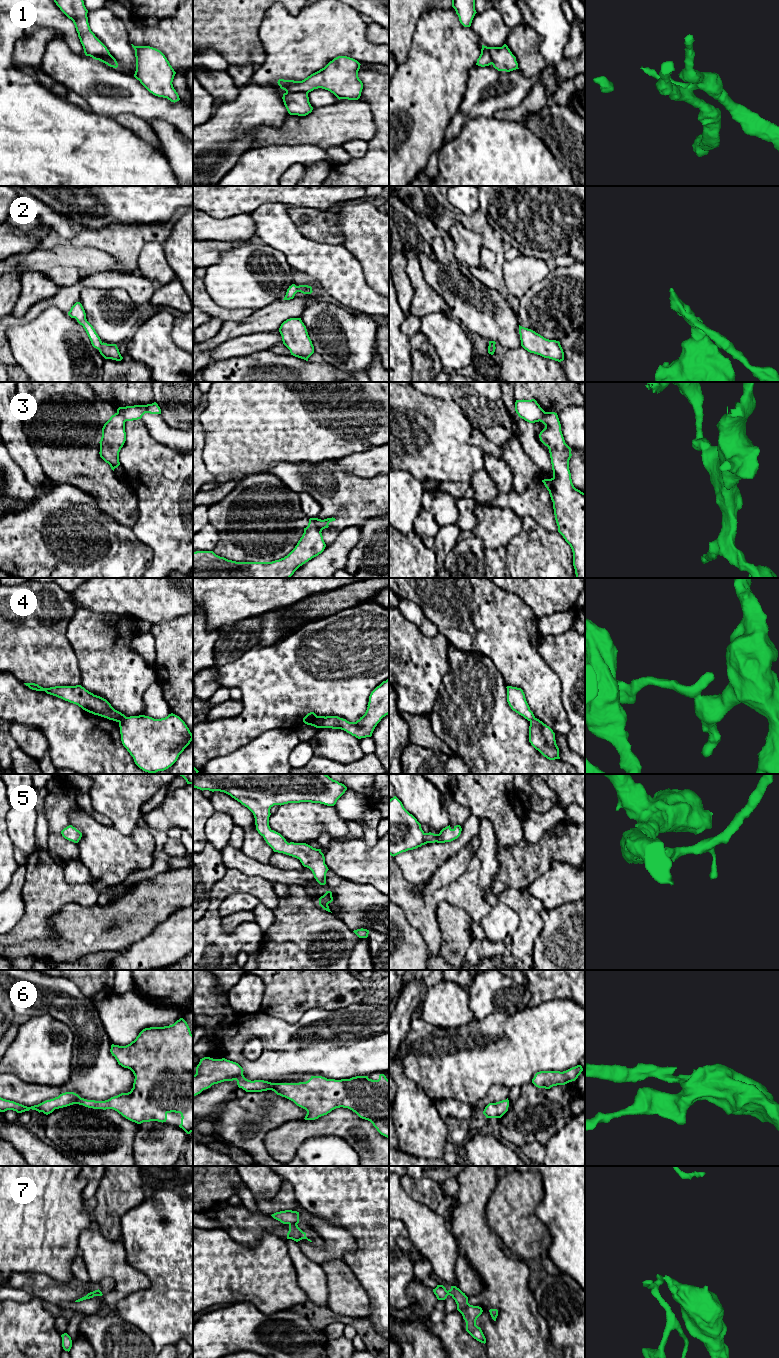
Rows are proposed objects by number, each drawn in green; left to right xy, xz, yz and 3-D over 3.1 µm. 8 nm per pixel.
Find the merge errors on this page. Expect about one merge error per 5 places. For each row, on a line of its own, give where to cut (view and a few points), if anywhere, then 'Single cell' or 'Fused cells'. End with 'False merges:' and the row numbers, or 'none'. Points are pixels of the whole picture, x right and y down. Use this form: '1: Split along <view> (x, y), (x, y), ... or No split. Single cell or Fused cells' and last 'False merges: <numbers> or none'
1: Split along xz (286, 90), (305, 91), (307, 93). Fused cells
2: No split. Single cell
3: Split along xz (314, 518), (317, 527), (321, 531). Fused cells
4: Split along xz (325, 717), (316, 727). Fused cells
5: No split. Single cell
6: No split. Single cell
7: Split along xz (296, 1224), (289, 1225). Fused cells
False merges: 1, 3, 4, 7

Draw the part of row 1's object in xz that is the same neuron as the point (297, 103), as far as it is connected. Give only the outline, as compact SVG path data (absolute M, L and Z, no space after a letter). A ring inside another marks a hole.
M288 92L283 94L284 105L290 115L306 116L312 112L313 107L309 102L306 92Z

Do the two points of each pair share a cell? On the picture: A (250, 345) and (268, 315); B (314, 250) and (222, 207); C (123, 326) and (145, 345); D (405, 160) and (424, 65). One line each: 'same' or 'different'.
A: different
B: different
C: different
D: same

